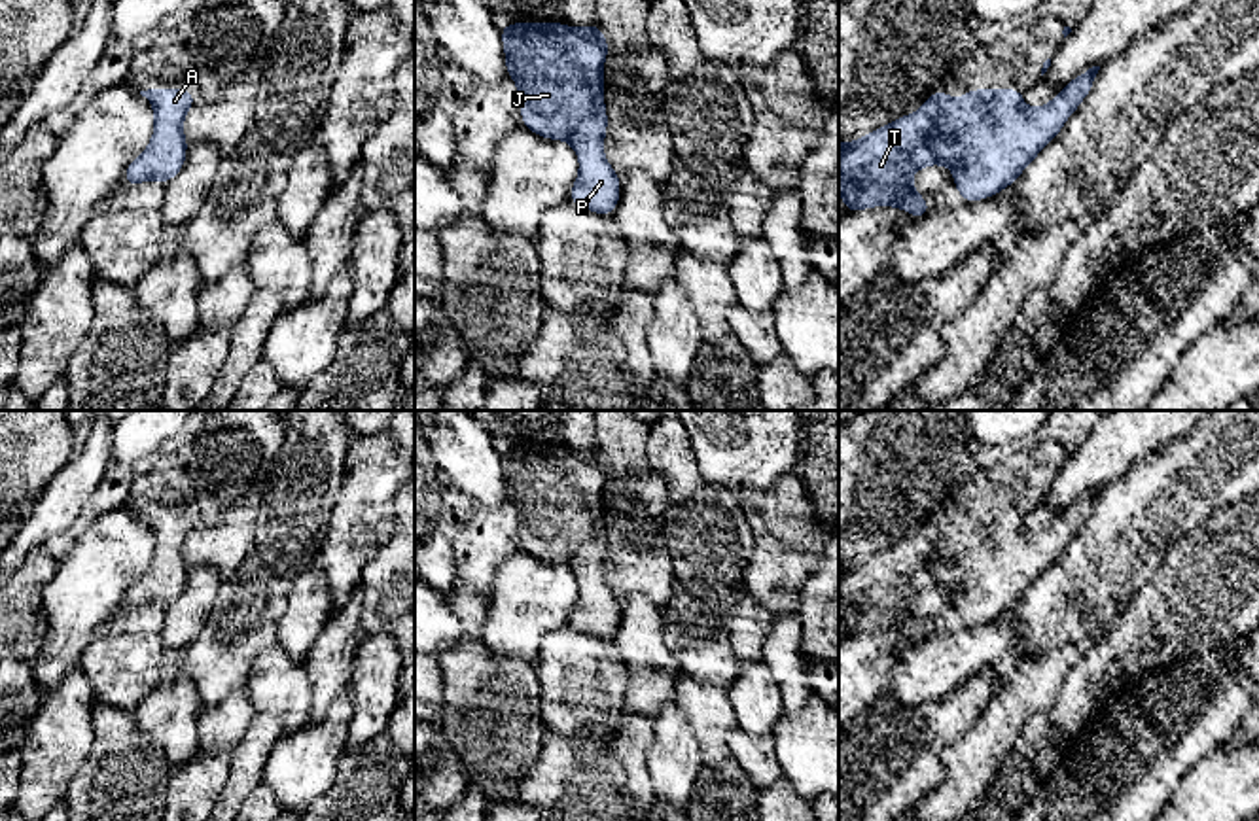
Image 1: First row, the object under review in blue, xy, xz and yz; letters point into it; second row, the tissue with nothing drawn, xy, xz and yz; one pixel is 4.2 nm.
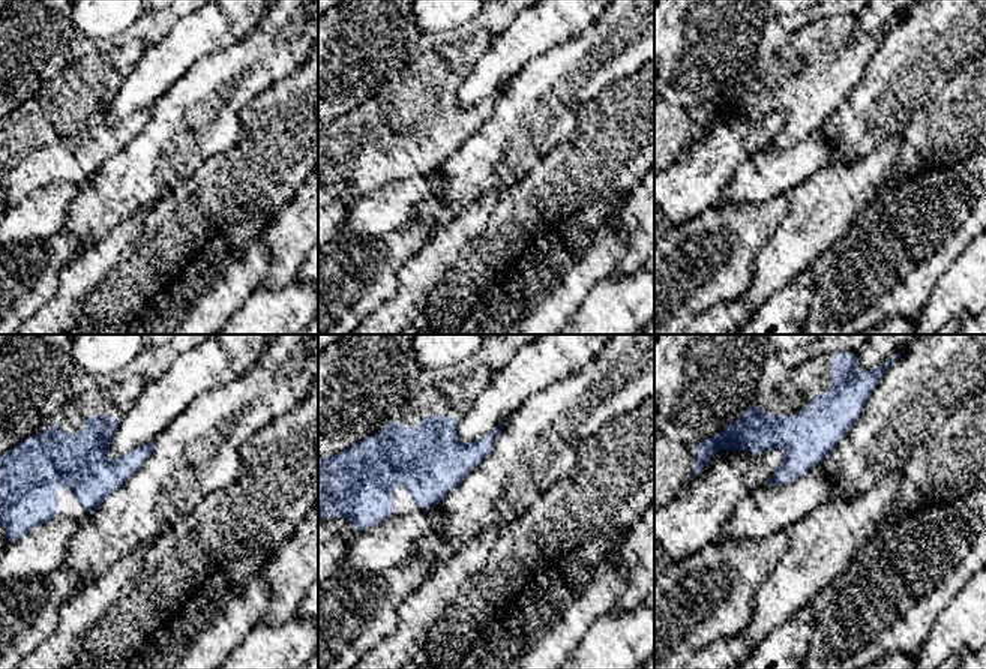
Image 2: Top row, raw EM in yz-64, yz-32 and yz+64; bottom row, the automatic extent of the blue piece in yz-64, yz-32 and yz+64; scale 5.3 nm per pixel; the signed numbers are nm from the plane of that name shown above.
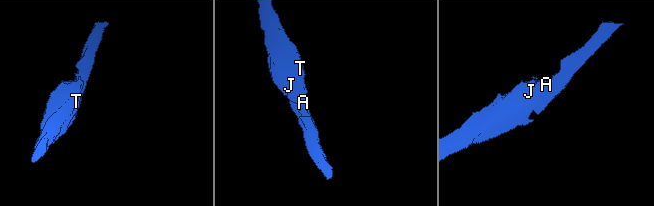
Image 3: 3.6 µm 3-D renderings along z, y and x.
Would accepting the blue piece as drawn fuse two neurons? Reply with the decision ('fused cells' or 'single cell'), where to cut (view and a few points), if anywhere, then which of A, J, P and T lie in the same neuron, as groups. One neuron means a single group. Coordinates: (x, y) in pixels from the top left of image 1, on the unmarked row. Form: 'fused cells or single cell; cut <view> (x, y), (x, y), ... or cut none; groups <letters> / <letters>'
single cell; cut none; groups A J P T

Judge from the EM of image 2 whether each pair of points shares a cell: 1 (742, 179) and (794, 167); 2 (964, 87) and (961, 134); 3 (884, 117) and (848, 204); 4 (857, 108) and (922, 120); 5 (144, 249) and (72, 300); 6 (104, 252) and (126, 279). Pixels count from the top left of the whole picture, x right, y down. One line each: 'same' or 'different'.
1: same
2: same
3: different
4: different
5: different
6: different

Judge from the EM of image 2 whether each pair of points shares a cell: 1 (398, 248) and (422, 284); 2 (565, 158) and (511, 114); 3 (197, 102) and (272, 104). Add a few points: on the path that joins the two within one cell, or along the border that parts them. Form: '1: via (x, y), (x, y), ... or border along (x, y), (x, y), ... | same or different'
1: border along (426, 240), (398, 270), (398, 290), (393, 294) | different
2: border along (575, 134), (557, 144), (529, 173) | different
3: border along (275, 81), (240, 111), (239, 132) | different

